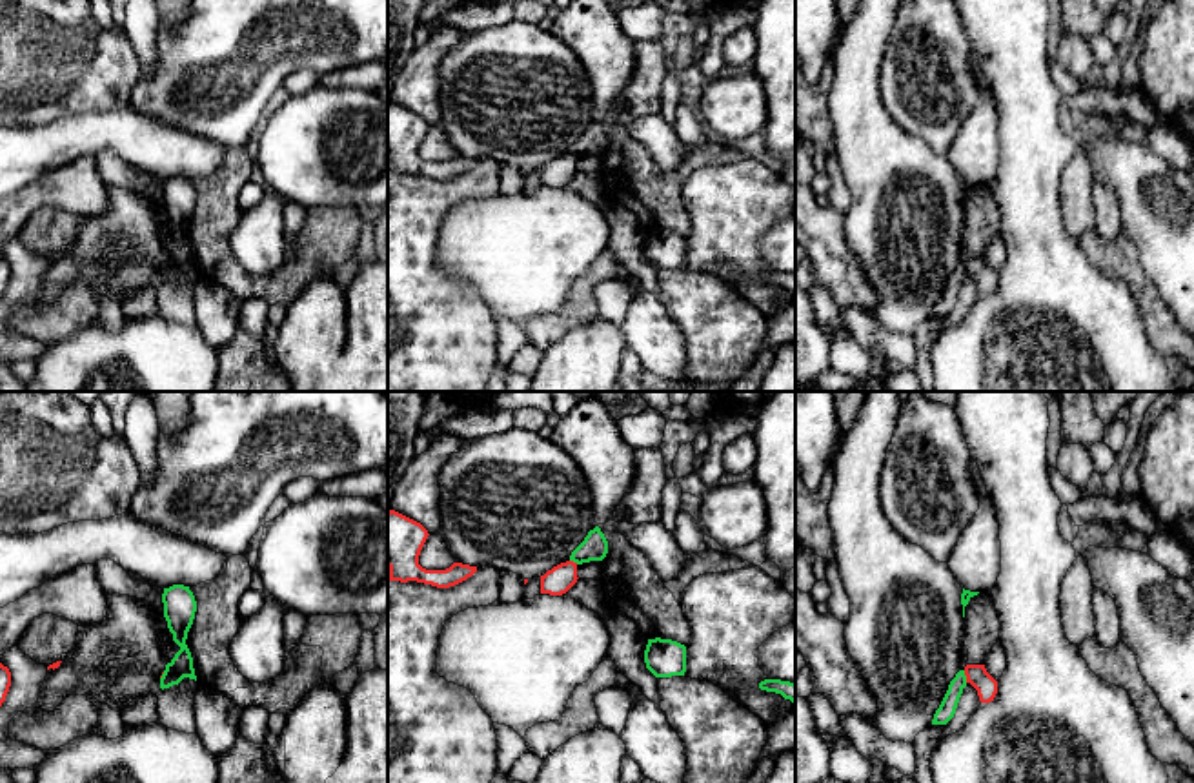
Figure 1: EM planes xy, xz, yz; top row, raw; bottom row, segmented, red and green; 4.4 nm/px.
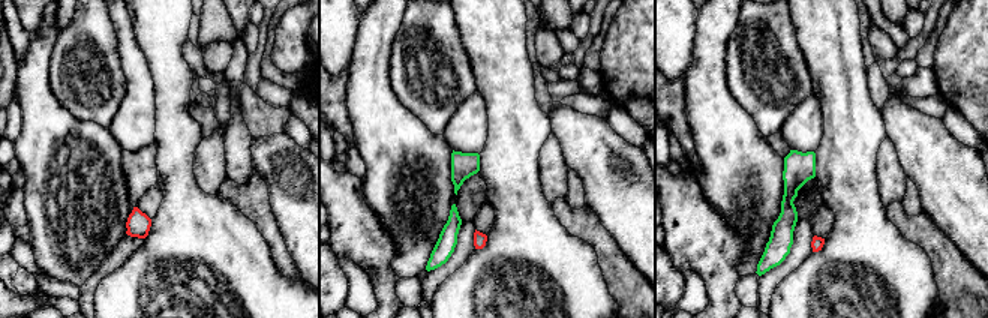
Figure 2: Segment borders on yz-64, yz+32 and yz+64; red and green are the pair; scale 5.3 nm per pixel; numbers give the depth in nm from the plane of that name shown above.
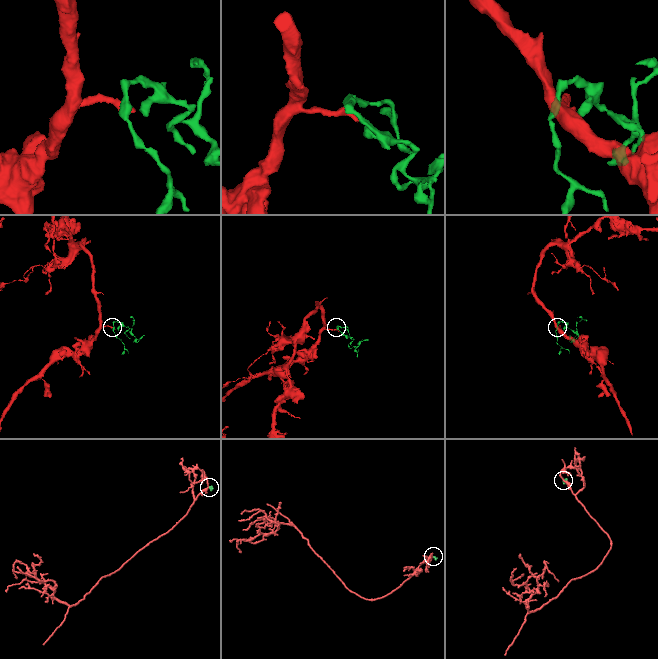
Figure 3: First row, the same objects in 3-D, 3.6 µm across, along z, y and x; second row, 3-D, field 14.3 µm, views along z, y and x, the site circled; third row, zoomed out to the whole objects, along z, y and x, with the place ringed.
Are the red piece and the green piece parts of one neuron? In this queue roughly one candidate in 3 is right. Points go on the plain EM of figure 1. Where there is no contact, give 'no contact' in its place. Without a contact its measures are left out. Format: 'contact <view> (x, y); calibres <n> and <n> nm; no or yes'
contact yz (965, 266); calibres 100 and 80 nm; no

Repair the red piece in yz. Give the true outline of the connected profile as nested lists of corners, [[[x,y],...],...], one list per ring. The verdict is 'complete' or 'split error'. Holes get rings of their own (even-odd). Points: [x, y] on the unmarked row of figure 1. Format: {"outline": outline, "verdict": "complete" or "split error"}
{"outline": [[[966,257],[965,268],[966,275],[977,282],[981,295],[994,293],[997,286],[997,273],[987,264],[985,257]]], "verdict": "complete"}

